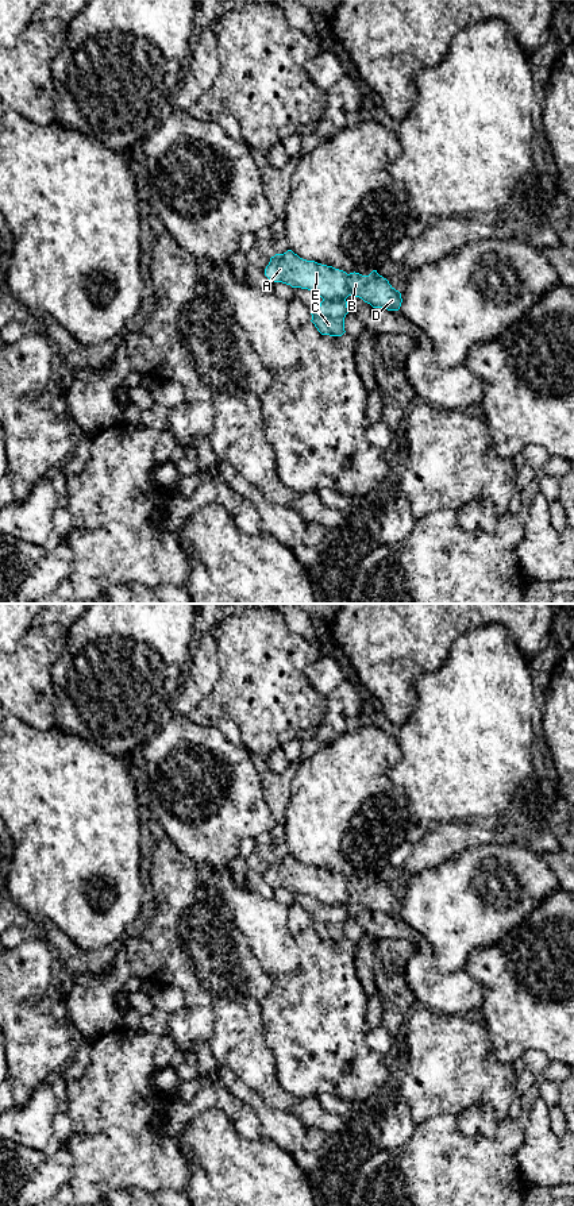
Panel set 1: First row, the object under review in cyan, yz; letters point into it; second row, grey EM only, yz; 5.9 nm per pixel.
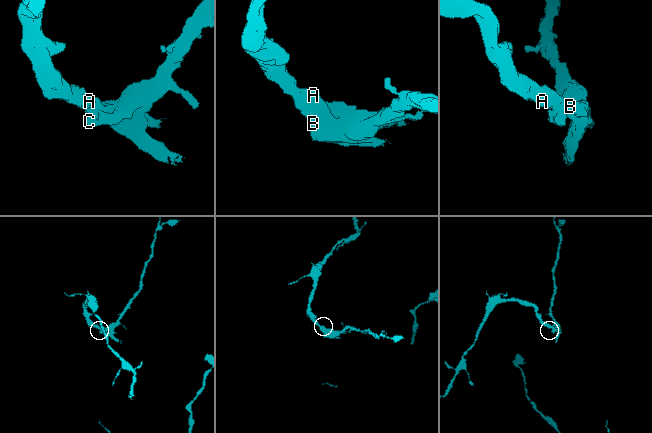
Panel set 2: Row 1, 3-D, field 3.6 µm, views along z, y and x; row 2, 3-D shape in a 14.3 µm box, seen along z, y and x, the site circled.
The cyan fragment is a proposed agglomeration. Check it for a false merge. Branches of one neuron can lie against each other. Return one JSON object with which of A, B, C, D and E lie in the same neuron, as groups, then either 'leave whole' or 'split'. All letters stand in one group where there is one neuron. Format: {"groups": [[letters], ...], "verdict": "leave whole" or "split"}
{"groups": [["A", "B", "D", "E"], ["C"]], "verdict": "split"}

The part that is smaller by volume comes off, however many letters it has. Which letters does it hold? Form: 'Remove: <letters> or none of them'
Remove: C

